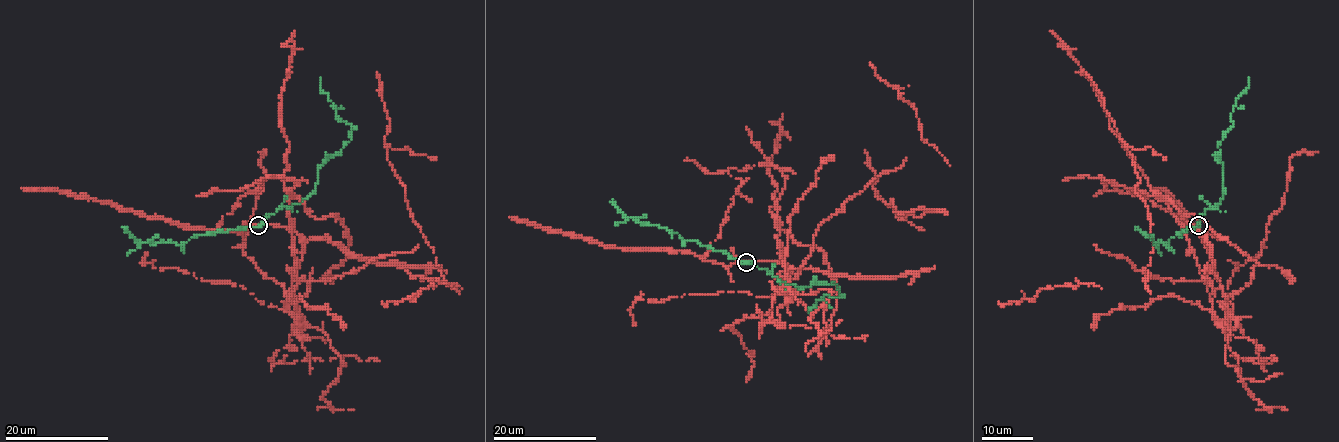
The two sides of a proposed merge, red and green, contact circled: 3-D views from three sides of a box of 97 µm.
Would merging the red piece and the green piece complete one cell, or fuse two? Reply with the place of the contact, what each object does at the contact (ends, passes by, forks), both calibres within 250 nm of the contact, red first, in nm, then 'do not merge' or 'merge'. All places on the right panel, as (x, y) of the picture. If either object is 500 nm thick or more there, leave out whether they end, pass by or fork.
place (1198, 225); red passes by; green passes by; calibres 280 and 320 nm; do not merge

